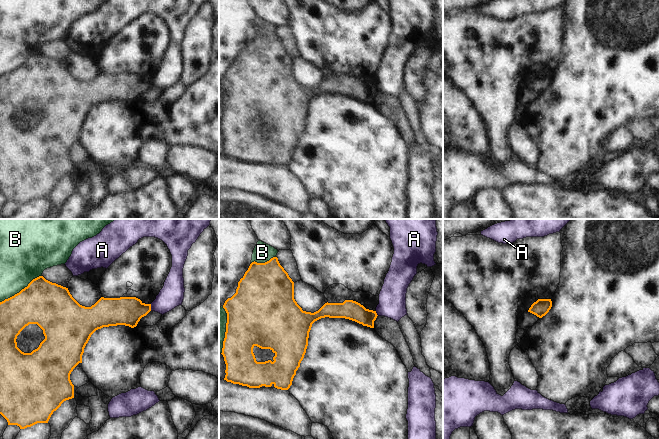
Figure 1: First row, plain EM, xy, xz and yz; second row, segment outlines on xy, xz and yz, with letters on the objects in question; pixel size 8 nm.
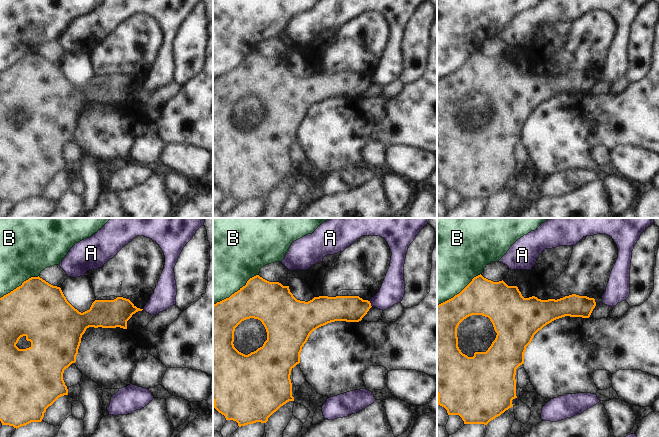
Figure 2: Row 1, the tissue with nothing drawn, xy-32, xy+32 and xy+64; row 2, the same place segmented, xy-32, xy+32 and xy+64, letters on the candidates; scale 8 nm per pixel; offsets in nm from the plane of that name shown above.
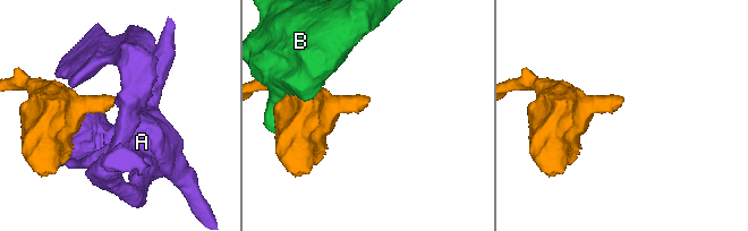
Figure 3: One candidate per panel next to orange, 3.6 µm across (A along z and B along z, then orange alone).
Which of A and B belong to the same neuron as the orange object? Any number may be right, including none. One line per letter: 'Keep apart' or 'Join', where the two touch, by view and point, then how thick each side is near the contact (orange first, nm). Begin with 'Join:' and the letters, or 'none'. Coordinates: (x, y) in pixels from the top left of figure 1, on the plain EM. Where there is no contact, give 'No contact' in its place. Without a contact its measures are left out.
Join: none
A: Keep apart. Touches orange at xy (150, 83). Thickness 240 nm (orange) against 190 nm
B: Keep apart. Touches orange at xy (21, 66). Thickness 360 nm (orange) against 360 nm.

